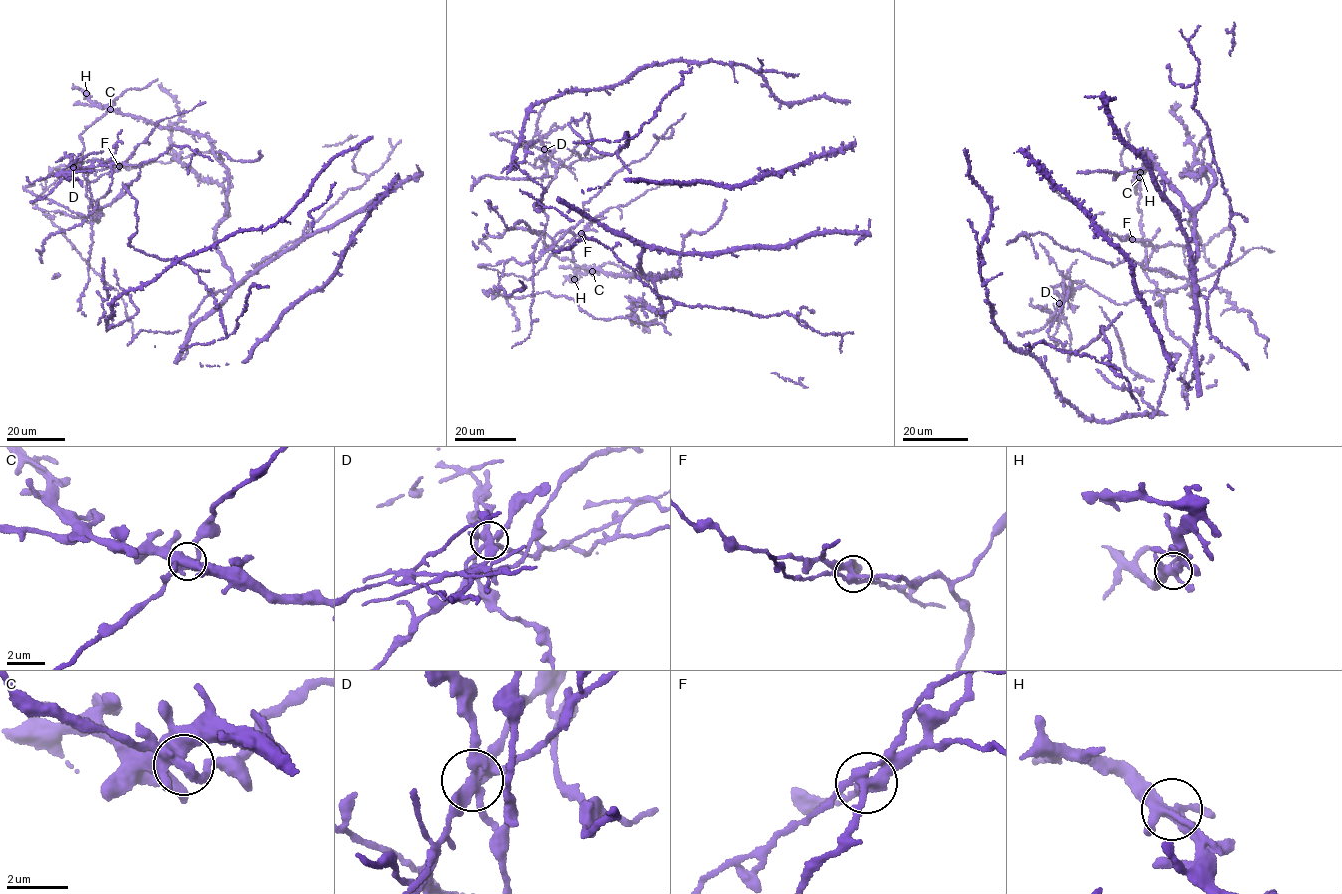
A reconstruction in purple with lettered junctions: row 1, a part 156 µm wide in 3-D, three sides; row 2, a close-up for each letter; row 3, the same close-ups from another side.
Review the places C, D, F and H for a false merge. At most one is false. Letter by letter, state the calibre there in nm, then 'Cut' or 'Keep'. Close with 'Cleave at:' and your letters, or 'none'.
C: Thickness 400 nm. Keep
D: Thickness 340 nm. Cut
F: Thickness 340 nm. Keep
H: Thickness 360 nm. Keep
Cleave at: D

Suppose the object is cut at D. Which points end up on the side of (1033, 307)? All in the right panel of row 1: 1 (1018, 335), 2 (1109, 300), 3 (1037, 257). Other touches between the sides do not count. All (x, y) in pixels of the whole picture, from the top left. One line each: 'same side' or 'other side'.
1: same side
2: same side
3: other side

